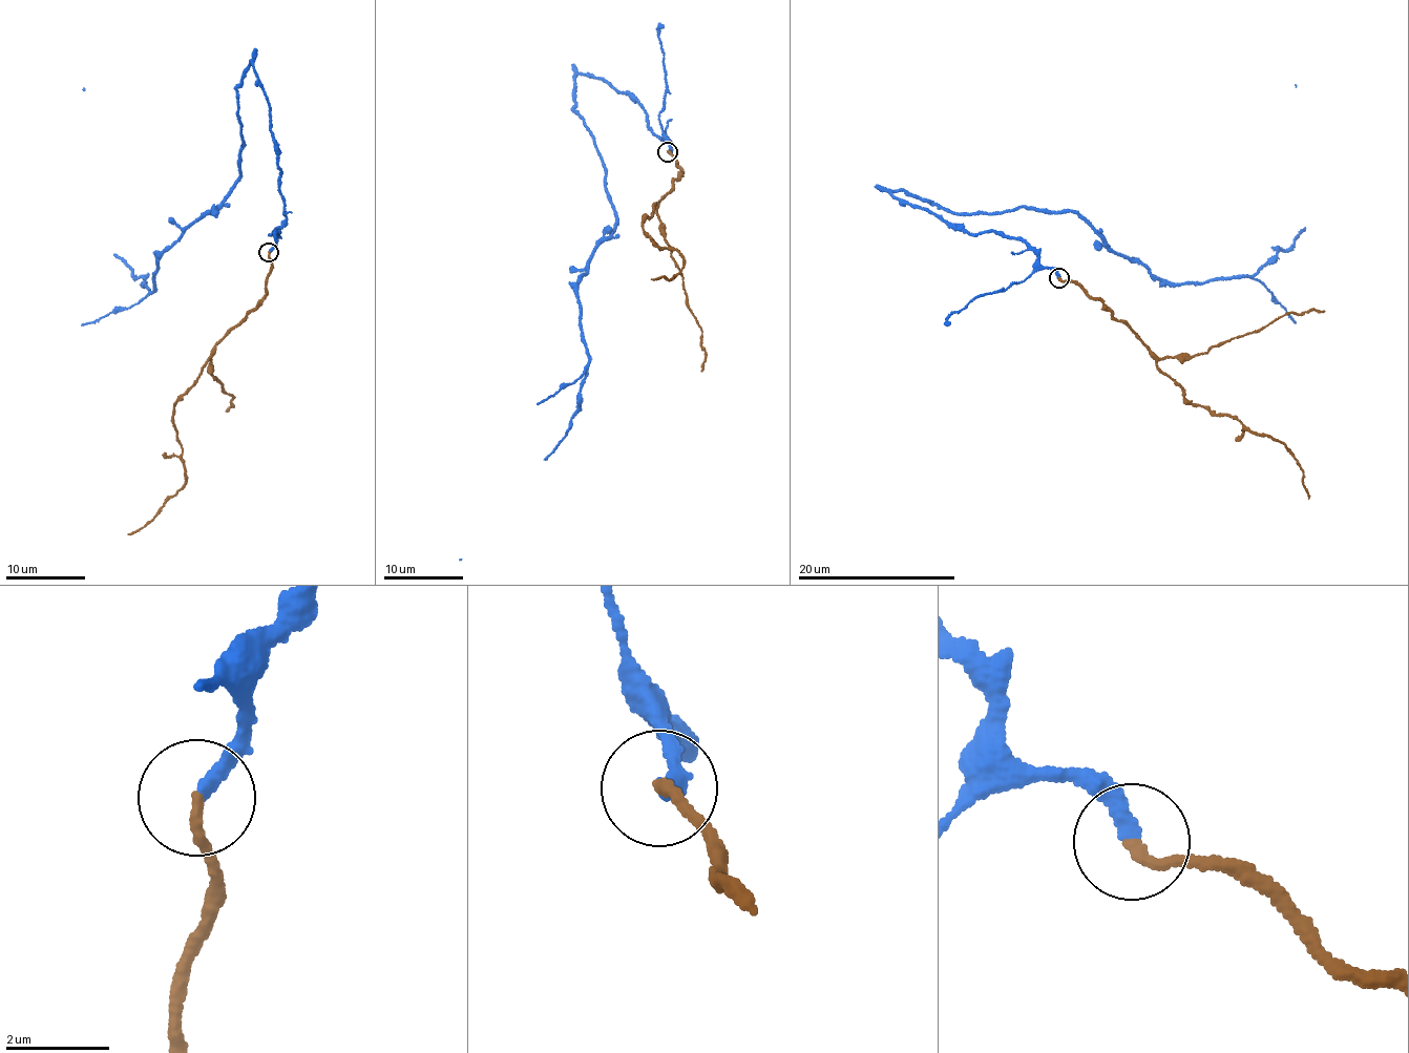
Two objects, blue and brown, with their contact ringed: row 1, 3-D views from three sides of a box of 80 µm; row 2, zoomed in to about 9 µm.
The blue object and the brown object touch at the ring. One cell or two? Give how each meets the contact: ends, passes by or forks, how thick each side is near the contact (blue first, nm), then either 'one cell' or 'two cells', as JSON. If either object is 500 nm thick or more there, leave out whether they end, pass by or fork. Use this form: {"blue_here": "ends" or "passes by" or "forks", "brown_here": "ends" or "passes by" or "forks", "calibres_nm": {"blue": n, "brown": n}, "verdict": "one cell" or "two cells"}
{"blue_here": "ends", "brown_here": "ends", "calibres_nm": {"blue": 280, "brown": 200}, "verdict": "one cell"}

